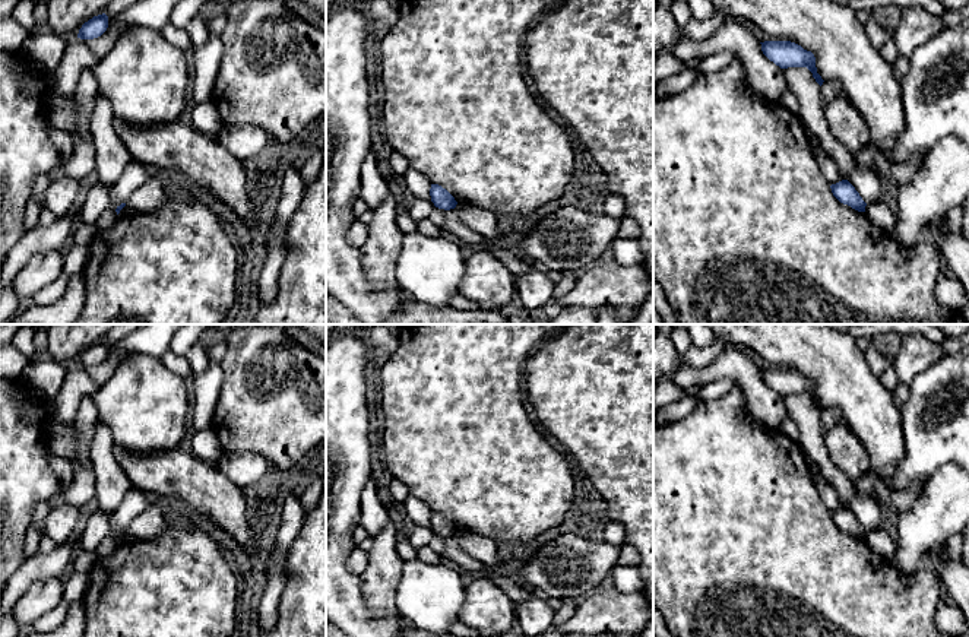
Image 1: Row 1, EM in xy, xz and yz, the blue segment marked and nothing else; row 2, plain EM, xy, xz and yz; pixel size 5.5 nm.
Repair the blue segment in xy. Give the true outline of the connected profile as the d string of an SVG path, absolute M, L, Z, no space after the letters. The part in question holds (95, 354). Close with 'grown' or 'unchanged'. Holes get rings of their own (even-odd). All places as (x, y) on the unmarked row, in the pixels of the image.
M105 340L94 343L82 352L77 365L94 367L101 364L108 355L108 343Z; unchanged

